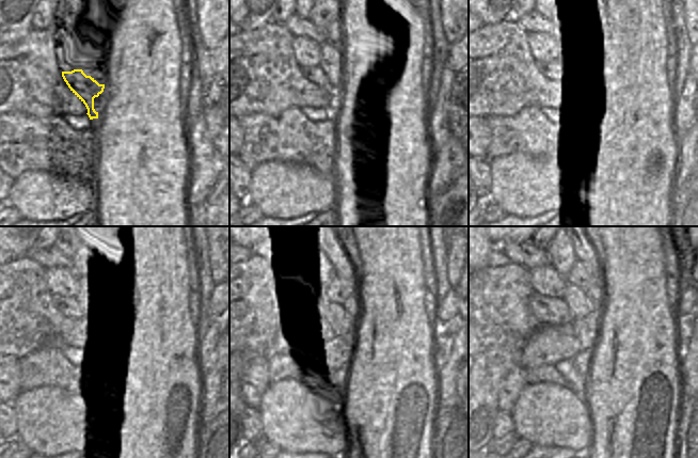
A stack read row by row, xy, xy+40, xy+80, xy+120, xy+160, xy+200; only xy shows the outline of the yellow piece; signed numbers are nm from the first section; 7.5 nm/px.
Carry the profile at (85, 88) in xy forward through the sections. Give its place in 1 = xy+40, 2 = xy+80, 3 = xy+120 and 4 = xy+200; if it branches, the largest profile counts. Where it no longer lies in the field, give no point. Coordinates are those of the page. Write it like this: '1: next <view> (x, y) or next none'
1: next xy+40 (315, 75)
2: next xy+80 (554, 70)
3: next xy+120 (72, 308)
4: next xy+200 (545, 310)

